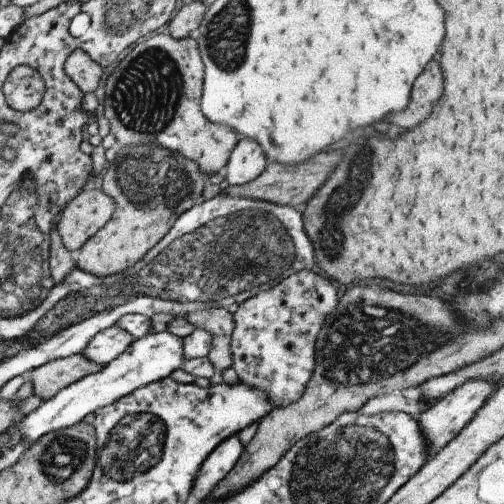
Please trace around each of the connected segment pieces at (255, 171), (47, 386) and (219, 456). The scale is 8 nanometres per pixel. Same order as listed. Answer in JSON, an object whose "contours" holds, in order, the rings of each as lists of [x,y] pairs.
{"contours":[[[[240,137],[226,165],[226,180],[241,185],[254,180],[265,169],[268,158],[254,139]]],[[[82,353],[66,358],[54,359],[26,374],[32,382],[33,394],[47,401],[59,390],[78,382],[102,367],[87,359]]],[[[238,435],[223,440],[199,466],[191,493],[201,502],[206,501],[218,483],[234,468],[244,452],[244,447]]]]}

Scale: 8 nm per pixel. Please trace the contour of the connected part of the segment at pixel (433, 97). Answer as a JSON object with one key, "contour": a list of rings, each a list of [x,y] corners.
{"contour":[[[430,62],[424,74],[414,82],[408,108],[398,112],[398,116],[386,116],[386,122],[398,124],[402,128],[418,126],[430,114],[434,104],[440,100],[442,92],[444,92],[442,70],[436,62]]]}

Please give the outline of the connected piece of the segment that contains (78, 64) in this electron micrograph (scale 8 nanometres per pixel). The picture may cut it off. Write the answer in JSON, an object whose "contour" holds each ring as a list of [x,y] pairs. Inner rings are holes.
{"contour":[[[74,50],[64,63],[68,76],[78,85],[78,88],[86,94],[94,92],[100,84],[100,78],[104,74],[103,67],[83,50]]]}

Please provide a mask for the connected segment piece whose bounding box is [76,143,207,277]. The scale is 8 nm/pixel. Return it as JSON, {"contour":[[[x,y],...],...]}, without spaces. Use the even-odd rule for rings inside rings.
{"contour":[[[154,143],[119,147],[116,160],[108,164],[102,190],[115,200],[115,211],[112,218],[81,246],[76,262],[76,266],[83,271],[99,277],[122,272],[140,260],[172,228],[181,214],[201,202],[207,175],[197,162],[186,158],[181,152],[168,150]]]}

